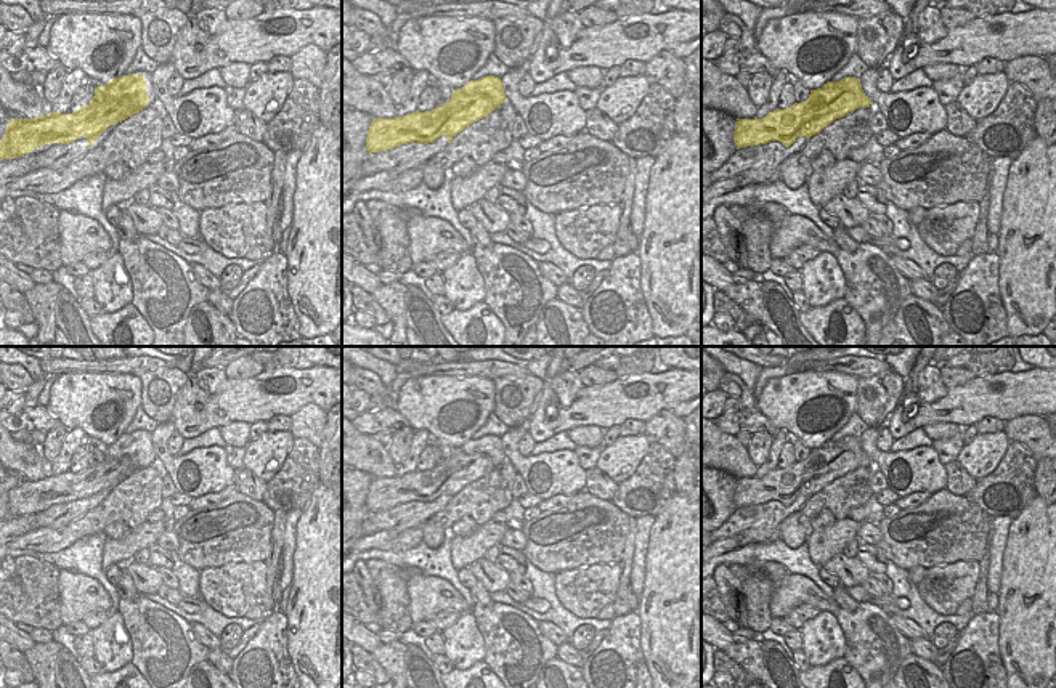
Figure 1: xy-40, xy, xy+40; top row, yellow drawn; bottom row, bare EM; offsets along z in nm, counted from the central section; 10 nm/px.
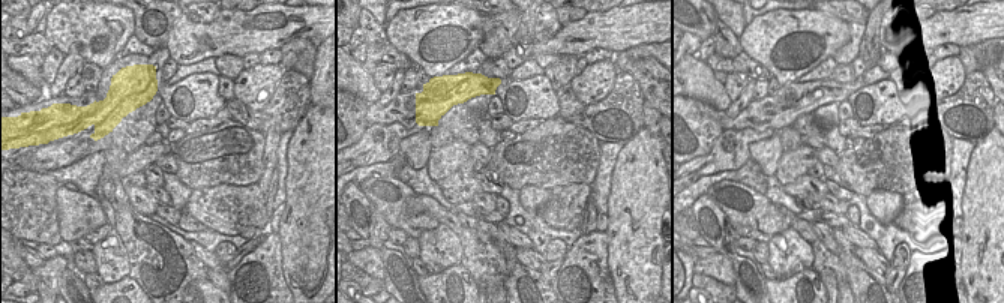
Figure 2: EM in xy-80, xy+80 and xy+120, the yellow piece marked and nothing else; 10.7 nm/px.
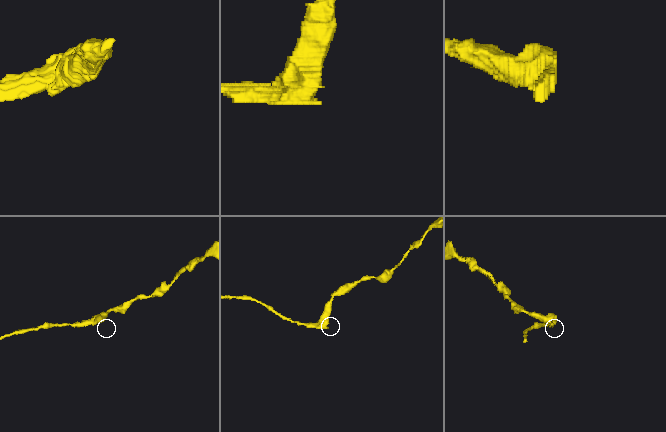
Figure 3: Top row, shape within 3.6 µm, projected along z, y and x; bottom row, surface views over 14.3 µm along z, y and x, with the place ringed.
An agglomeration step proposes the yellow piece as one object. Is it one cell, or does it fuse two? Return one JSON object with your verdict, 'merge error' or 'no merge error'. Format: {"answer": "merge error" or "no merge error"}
{"answer": "merge error"}

